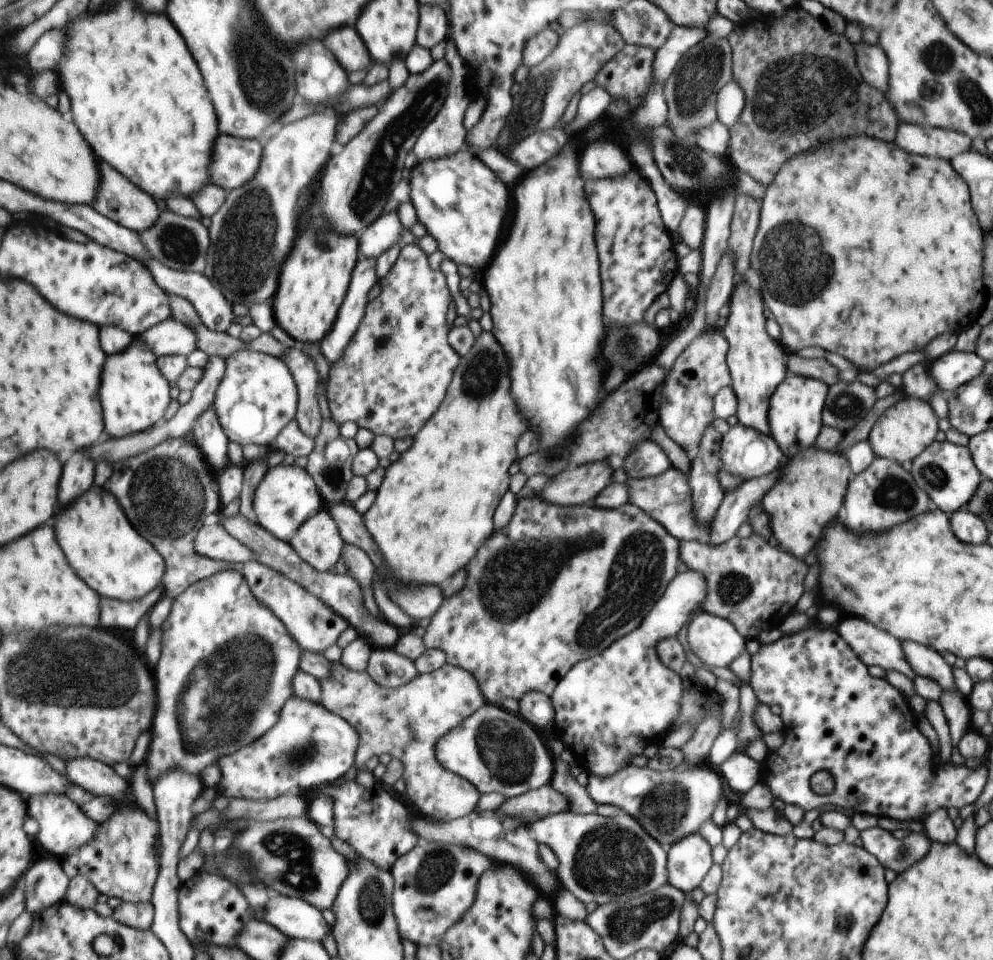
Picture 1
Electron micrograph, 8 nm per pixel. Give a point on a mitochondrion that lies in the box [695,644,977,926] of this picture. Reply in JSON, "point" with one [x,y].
{"point":[897,854]}

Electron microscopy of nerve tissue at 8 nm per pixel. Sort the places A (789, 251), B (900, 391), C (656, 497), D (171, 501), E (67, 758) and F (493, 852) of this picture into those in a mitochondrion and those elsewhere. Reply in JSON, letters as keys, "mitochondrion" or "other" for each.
{"A":"mitochondrion","B":"other","C":"other","D":"mitochondrion","E":"other","F":"other"}

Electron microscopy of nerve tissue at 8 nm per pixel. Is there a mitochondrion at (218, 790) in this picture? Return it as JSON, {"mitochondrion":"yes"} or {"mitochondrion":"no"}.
{"mitochondrion":"no"}

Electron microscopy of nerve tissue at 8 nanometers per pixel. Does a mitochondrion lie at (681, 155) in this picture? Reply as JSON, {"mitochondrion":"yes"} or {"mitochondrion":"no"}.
{"mitochondrion":"yes"}

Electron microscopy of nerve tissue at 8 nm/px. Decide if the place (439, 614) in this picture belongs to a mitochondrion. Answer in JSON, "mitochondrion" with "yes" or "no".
{"mitochondrion":"no"}

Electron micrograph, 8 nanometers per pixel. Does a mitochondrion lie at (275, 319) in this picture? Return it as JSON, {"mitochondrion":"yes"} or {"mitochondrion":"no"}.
{"mitochondrion":"no"}

